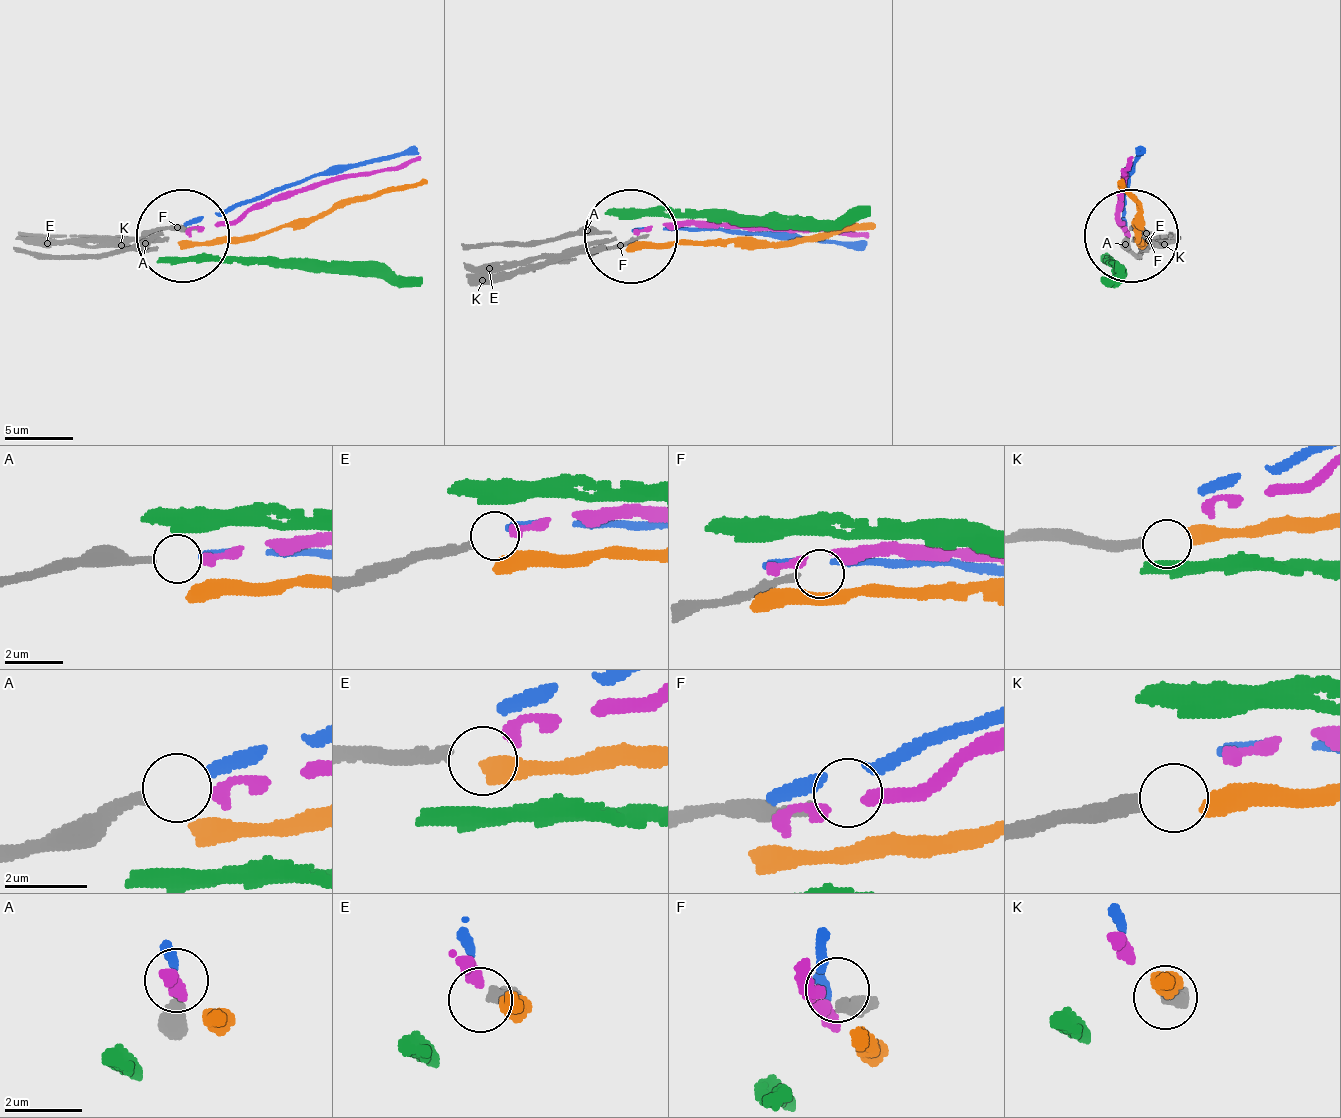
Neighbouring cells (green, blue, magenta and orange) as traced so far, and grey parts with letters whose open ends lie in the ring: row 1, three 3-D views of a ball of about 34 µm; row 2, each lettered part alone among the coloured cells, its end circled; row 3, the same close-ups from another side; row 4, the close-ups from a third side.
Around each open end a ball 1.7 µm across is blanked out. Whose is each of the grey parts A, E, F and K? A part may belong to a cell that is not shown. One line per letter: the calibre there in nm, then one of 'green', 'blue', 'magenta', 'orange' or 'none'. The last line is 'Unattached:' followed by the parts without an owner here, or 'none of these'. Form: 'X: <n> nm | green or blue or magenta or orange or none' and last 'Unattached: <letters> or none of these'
A: 280 nm | blue
E: 300 nm | magenta
F: 240 nm | none
K: 360 nm | orange
Unattached: F

